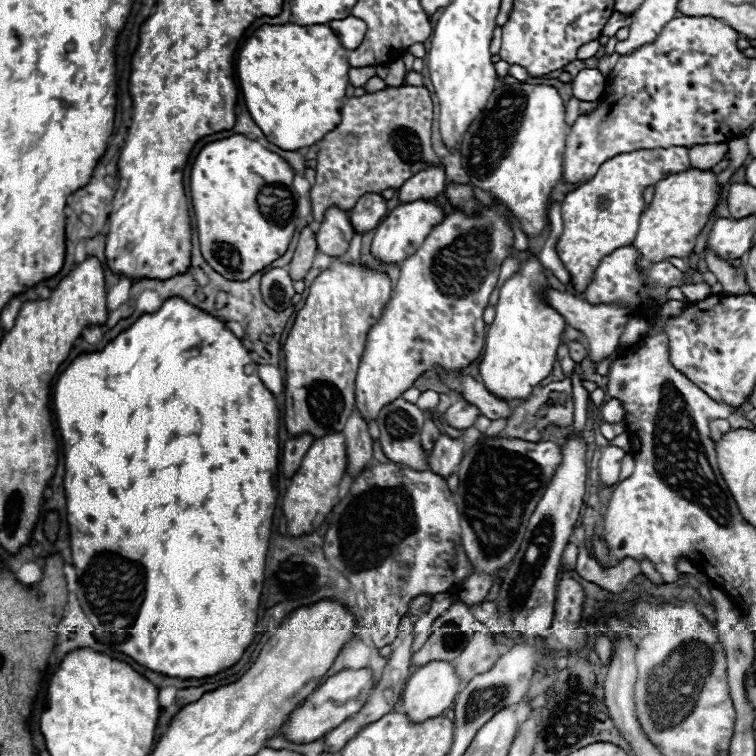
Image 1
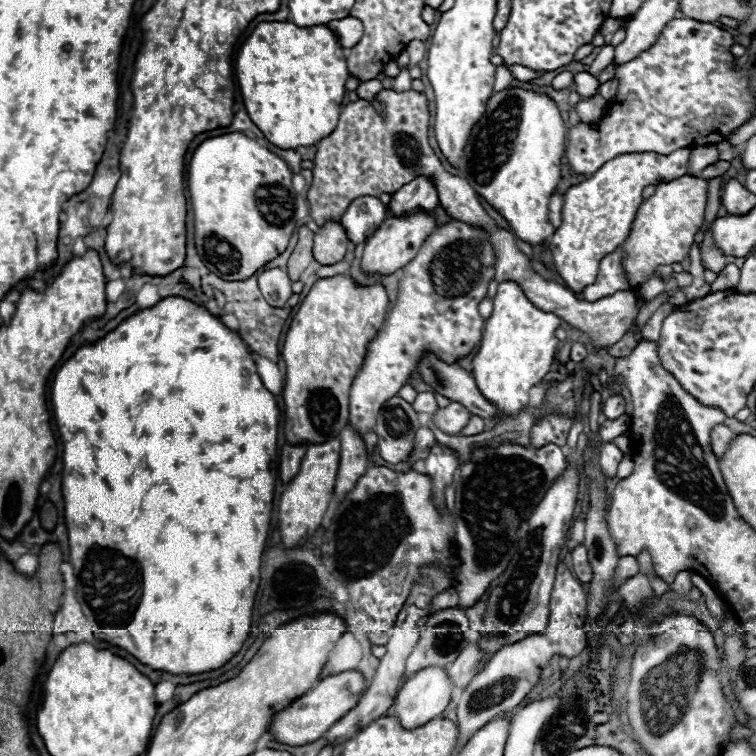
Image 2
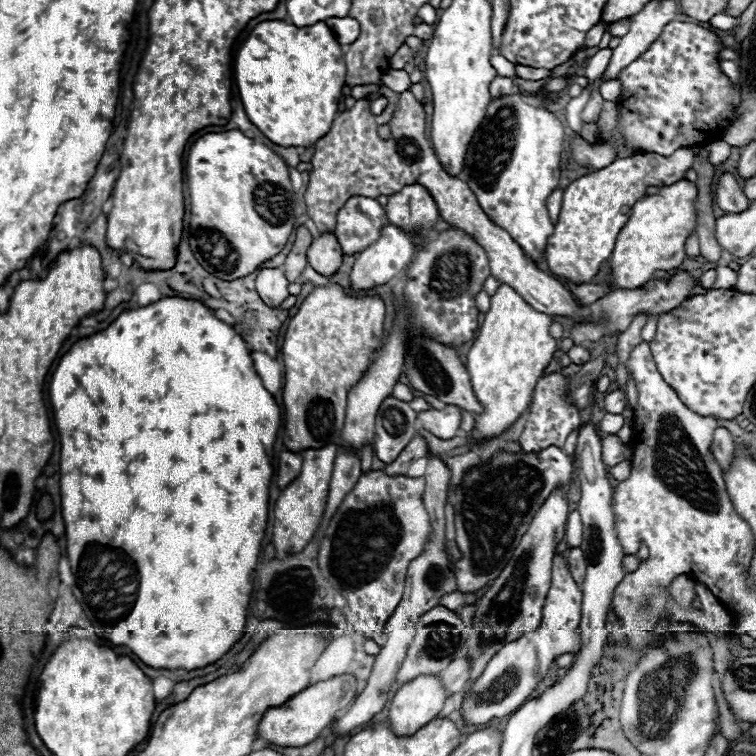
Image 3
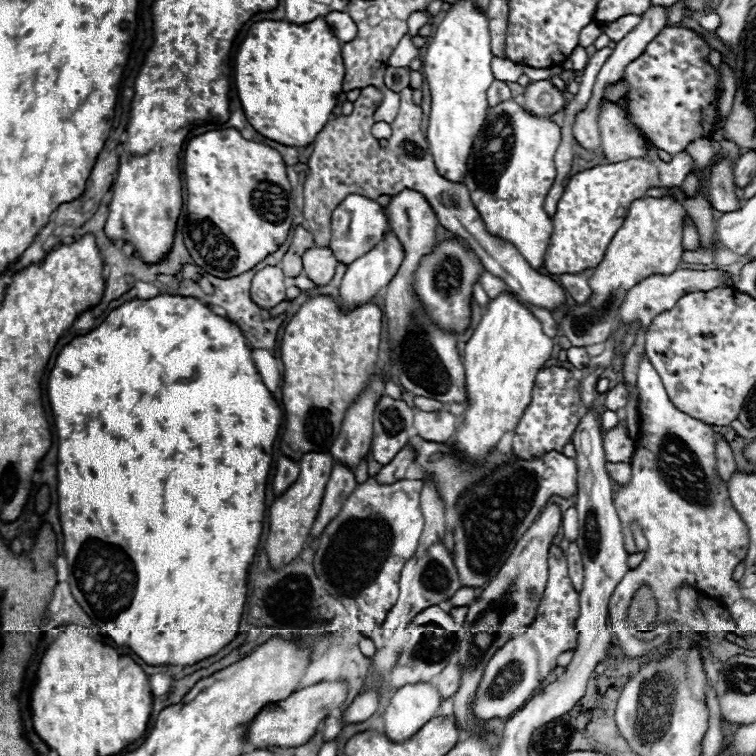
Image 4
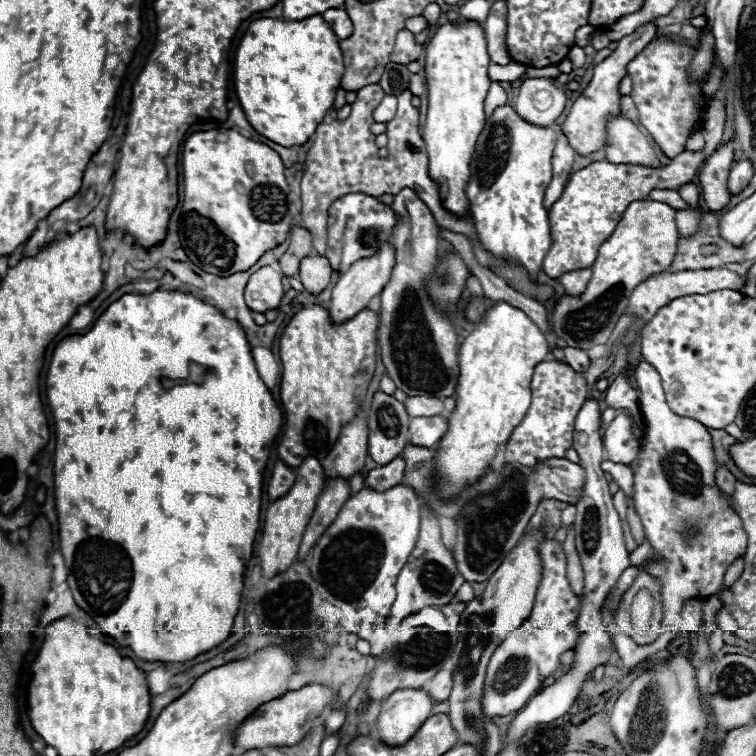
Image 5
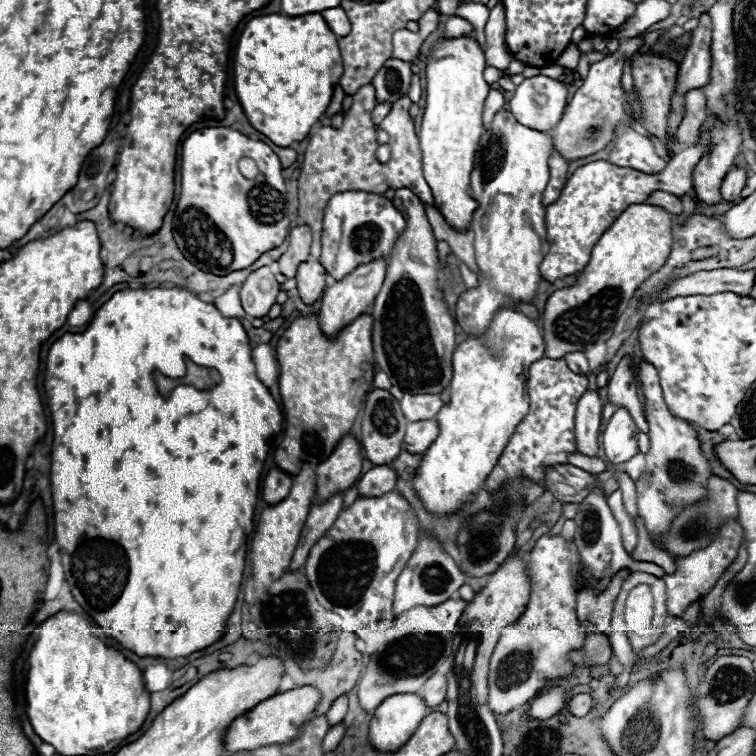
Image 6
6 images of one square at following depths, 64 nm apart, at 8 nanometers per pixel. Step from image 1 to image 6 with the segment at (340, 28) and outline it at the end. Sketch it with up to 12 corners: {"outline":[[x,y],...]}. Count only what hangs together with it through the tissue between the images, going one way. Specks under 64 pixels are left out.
{"outline":[[328,8],[320,12],[336,36],[350,32],[350,20],[346,12]]}

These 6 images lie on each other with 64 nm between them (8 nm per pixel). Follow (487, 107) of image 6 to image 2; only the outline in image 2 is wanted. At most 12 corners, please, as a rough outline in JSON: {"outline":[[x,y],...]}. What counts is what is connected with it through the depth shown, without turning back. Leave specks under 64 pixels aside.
{"outline":[[504,66],[496,68],[494,92],[508,90],[514,76]]}

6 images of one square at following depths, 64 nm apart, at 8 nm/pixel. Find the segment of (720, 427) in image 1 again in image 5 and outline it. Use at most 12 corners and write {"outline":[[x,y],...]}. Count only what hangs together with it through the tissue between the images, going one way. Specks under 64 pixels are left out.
{"outline":[[718,468],[716,486],[728,500],[736,484],[726,468]]}

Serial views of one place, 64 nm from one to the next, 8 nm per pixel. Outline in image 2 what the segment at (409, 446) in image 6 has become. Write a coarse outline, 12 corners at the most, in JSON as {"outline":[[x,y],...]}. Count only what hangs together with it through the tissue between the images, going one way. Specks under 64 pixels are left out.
{"outline":[[458,402],[432,414],[436,428],[450,436],[466,426],[470,412]]}

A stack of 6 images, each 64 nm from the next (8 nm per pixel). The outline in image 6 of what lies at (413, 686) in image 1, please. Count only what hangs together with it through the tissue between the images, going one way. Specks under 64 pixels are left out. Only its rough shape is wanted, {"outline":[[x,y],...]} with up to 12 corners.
{"outline":[[394,694],[374,710],[368,742],[380,752],[408,742],[428,708]]}

